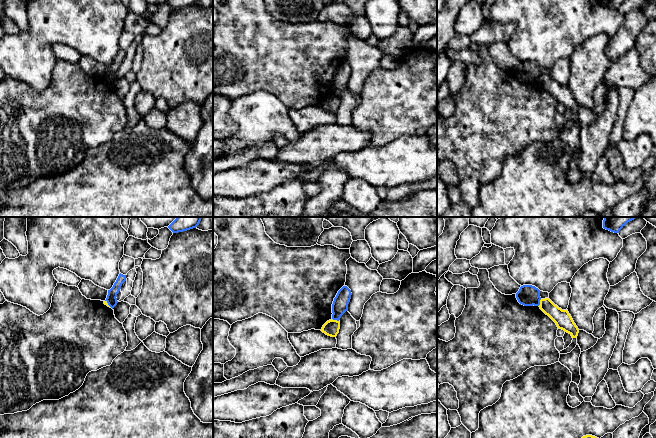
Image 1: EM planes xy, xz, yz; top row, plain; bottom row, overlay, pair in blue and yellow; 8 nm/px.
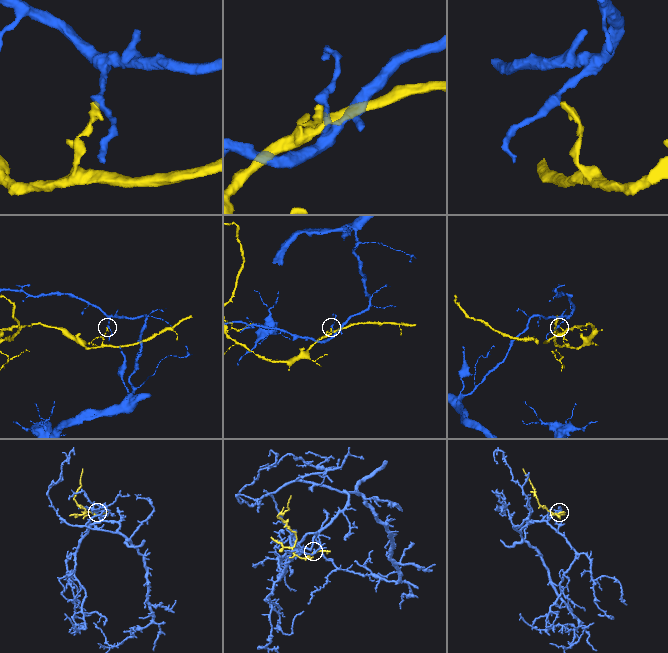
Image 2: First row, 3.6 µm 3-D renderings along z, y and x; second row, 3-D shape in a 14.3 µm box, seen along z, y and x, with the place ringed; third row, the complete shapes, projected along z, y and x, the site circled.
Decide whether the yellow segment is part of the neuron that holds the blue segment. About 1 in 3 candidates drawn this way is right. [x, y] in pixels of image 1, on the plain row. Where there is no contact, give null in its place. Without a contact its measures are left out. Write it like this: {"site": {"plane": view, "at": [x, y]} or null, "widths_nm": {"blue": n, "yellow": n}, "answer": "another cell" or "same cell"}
{"site": {"plane": "xz", "at": [335, 95]}, "widths_nm": {"blue": 130, "yellow": 130}, "answer": "another cell"}

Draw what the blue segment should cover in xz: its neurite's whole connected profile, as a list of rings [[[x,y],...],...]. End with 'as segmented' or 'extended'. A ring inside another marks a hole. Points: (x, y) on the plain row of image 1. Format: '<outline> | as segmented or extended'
[[[343,62],[337,69],[332,80],[332,95],[339,97],[341,92],[348,87],[348,80],[351,75],[351,66]]] | as segmented

